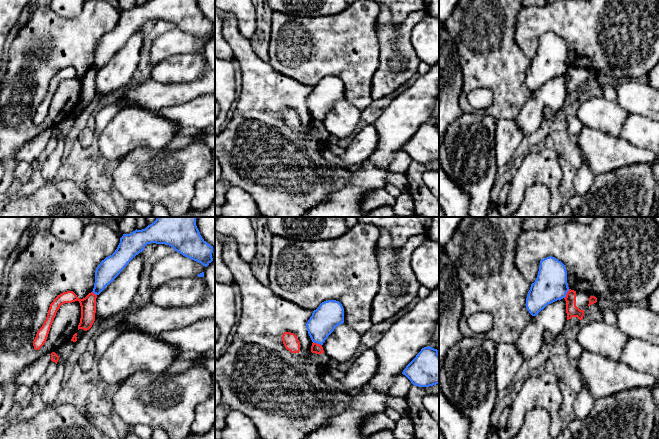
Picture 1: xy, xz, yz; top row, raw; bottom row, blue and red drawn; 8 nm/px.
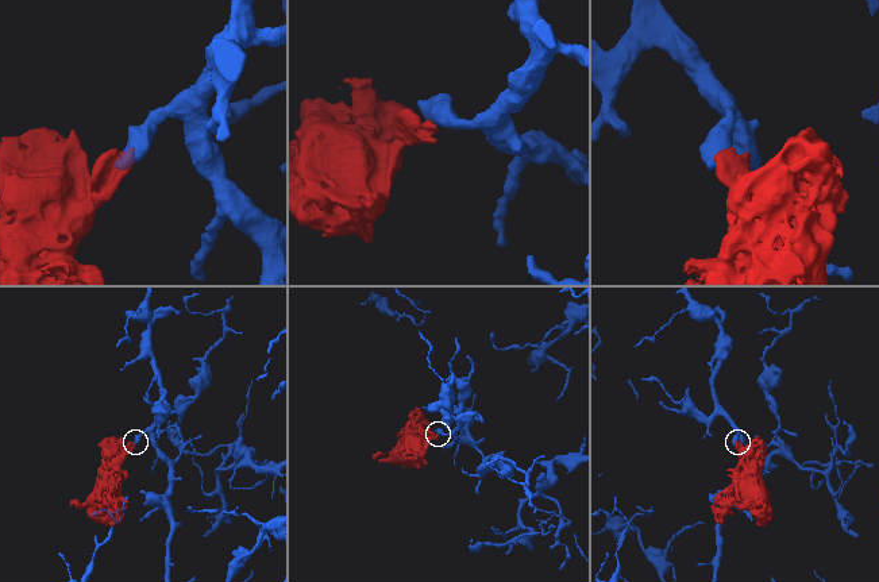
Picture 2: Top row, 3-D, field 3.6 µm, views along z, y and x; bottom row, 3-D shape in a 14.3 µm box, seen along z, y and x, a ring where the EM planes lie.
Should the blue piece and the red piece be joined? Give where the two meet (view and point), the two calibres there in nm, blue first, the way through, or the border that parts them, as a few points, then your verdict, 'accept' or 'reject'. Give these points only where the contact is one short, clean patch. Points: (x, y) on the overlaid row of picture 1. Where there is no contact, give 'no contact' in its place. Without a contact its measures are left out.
meets blue in yz at (566, 293); 260 nm thick on the blue side, 100 nm on the other; border along yz (569, 289), (564, 298); reject

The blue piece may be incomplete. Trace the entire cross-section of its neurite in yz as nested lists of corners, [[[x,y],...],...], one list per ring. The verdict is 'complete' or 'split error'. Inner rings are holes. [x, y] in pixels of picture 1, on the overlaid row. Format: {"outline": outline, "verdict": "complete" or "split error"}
{"outline": [[[546,257],[540,261],[537,278],[526,298],[526,308],[536,316],[548,304],[565,298],[568,291],[565,265],[555,257]]], "verdict": "complete"}

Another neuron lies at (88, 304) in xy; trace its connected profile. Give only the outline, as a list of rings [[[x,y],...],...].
[[[73,291],[63,292],[58,295],[50,304],[46,320],[42,327],[38,330],[36,337],[33,341],[35,350],[39,350],[47,340],[51,325],[56,316],[56,313],[61,305],[65,303],[72,303],[78,301],[81,306],[81,318],[78,325],[78,330],[89,330],[94,321],[96,313],[96,298],[97,295],[93,292],[89,293],[85,298],[79,299]]]

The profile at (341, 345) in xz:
[[[344,322],[334,329],[322,347],[329,359],[344,363],[355,357],[360,342],[361,334]]]

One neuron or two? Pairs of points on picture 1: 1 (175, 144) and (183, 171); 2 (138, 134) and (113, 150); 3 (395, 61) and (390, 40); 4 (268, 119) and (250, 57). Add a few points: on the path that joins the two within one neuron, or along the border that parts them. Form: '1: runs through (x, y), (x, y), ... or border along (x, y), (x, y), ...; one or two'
1: border along (193, 138), (181, 148), (165, 148); two
2: runs through (132, 134), (129, 134), (119, 144); one
3: border along (398, 51), (406, 58), (407, 67), (393, 73); two
4: runs through (262, 104), (262, 86), (255, 72); one

